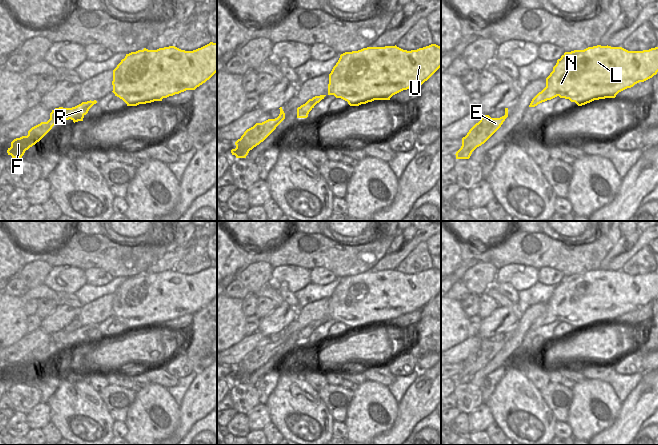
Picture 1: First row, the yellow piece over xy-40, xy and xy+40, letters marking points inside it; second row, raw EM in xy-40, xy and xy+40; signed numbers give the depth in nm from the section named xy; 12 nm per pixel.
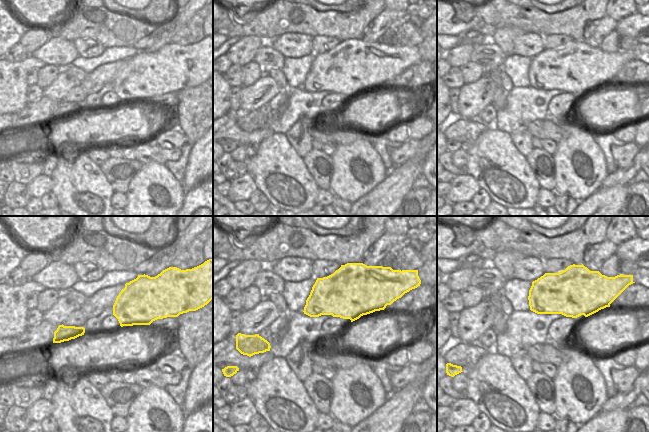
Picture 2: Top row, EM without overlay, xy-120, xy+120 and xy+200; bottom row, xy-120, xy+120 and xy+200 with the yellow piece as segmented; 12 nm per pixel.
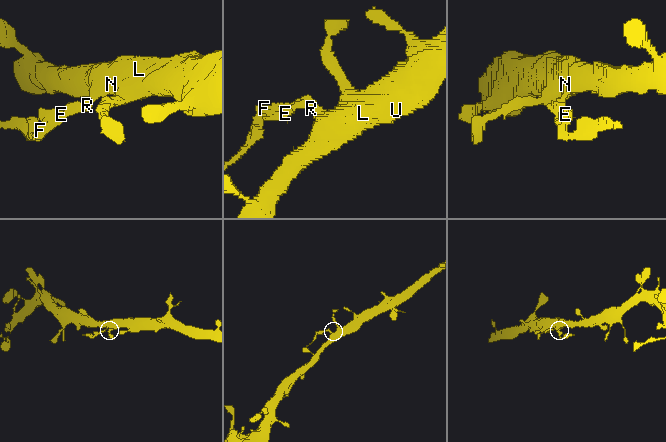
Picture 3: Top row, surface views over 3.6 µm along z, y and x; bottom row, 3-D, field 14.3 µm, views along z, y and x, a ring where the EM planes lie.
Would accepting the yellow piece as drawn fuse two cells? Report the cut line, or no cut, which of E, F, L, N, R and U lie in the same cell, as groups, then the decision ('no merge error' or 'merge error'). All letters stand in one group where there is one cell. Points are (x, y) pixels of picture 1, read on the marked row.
cut in xy along (310, 99), (318, 102); E F R / L N U; merge error

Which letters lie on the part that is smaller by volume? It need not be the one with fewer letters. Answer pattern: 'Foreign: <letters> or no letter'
Foreign: E, F, R

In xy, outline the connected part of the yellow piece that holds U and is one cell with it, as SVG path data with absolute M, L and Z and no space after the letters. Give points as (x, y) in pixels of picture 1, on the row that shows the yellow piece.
M436 44L417 50L403 50L395 46L367 47L340 55L329 74L328 95L334 95L359 106L374 100L390 98L409 88L421 86L441 67L441 47Z

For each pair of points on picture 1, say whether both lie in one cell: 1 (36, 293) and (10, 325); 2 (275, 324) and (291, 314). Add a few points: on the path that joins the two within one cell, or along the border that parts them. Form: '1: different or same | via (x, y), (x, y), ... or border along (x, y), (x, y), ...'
1: same | via (27, 297), (10, 313), (10, 316)
2: same | via (279, 320), (287, 314)

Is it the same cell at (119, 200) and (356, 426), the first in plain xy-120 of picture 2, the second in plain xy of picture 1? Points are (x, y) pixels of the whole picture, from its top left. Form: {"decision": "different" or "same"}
{"decision": "different"}

